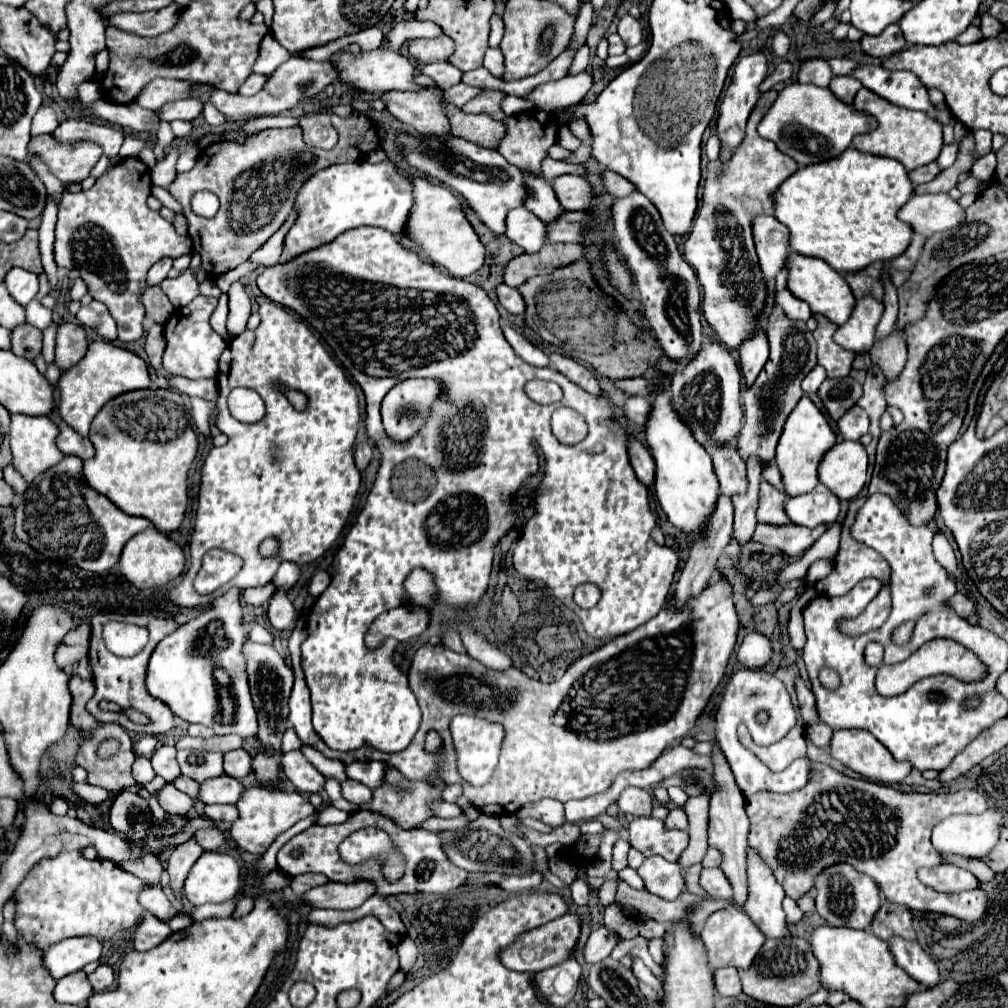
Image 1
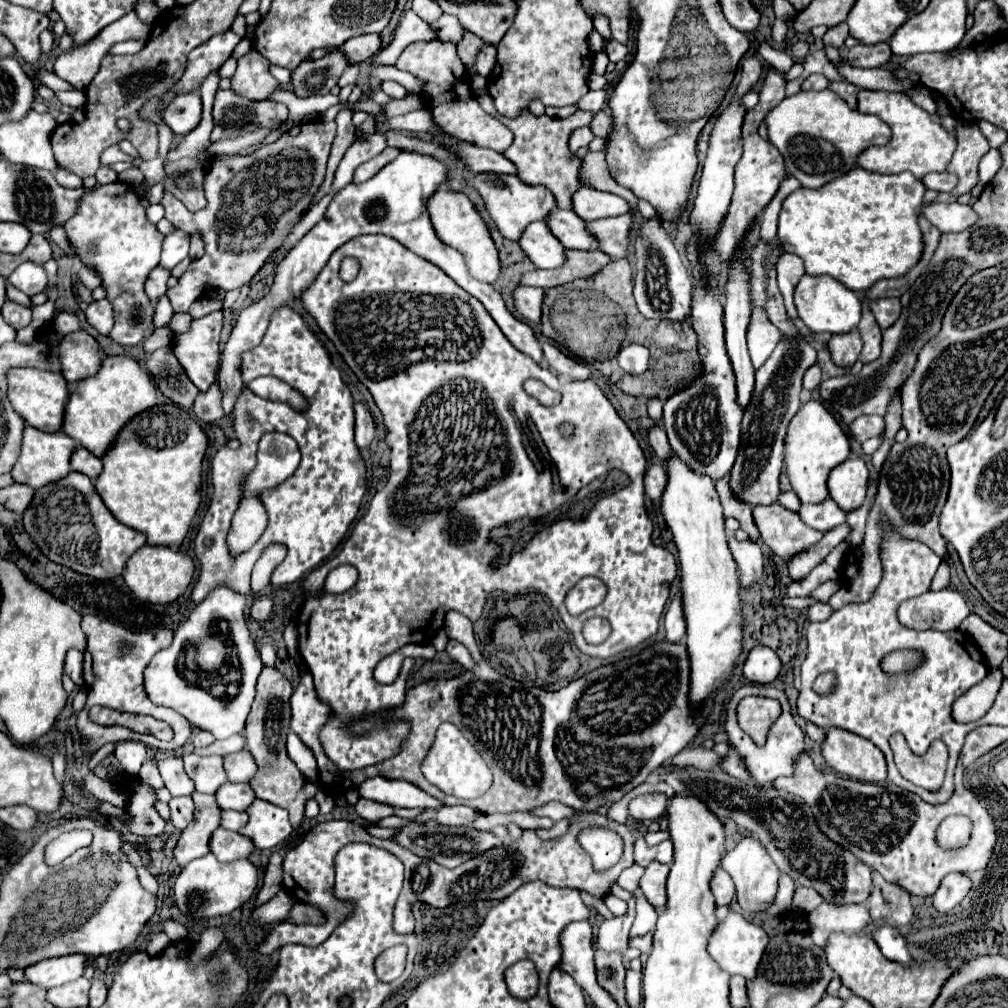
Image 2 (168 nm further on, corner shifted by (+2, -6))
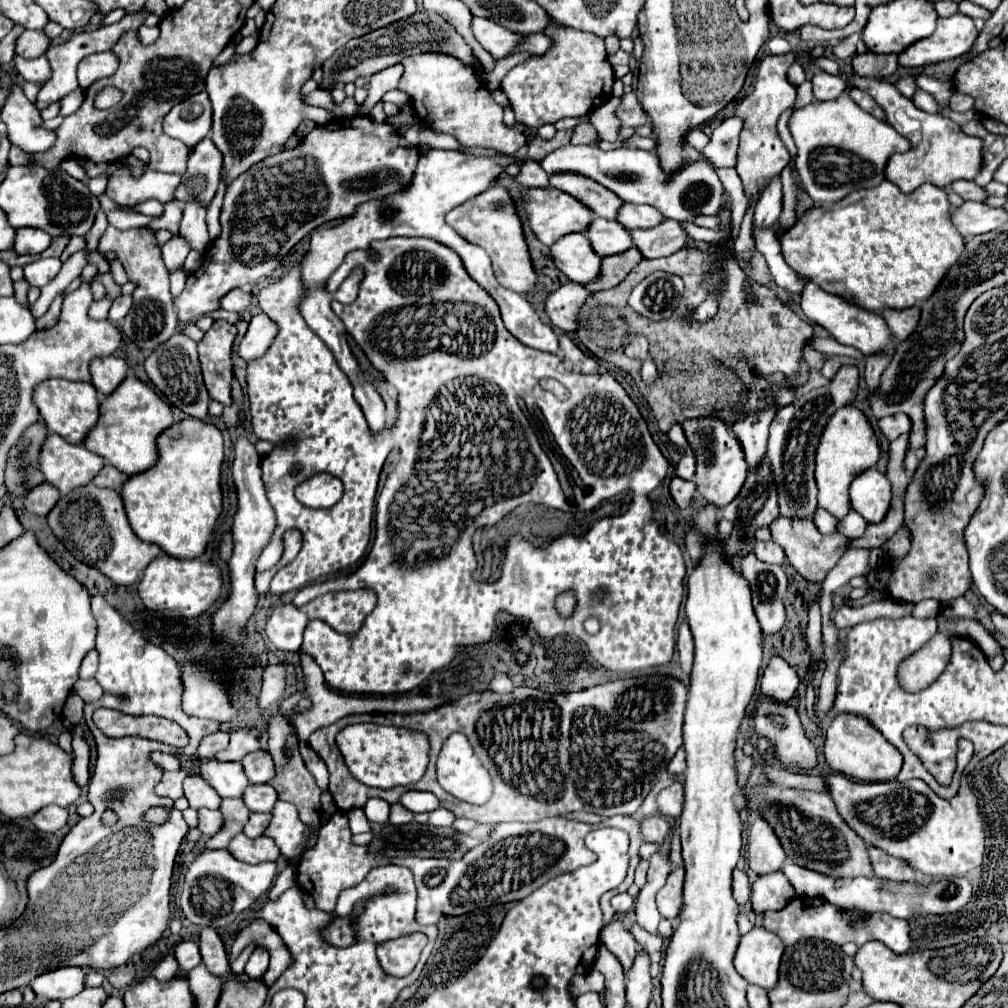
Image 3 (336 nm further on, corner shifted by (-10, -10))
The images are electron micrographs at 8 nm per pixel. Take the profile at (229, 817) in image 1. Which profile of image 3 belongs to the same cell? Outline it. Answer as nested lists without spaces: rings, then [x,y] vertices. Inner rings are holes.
[[[250,813],[248,823],[244,825],[244,835],[250,839],[256,839],[264,833],[264,829],[268,827],[272,815],[270,813]]]

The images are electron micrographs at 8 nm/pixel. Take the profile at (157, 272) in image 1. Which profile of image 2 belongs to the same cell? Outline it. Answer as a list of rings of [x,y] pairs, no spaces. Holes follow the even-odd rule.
[[[176,229],[164,237],[162,243],[162,261],[166,269],[172,269],[176,263],[180,263],[184,257],[188,257],[188,247],[190,247],[190,235],[184,233],[182,229]]]

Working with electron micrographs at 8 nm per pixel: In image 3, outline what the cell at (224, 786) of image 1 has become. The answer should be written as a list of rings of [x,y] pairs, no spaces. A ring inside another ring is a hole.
[[[268,783],[248,785],[248,789],[242,795],[242,801],[244,805],[248,805],[248,811],[270,811],[278,801],[278,795]]]

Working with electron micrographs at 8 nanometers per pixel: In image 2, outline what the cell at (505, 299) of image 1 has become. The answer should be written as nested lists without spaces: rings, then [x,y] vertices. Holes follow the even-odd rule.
[[[516,287],[514,291],[514,307],[516,311],[534,325],[540,325],[542,317],[542,301],[544,301],[544,289],[538,287]]]

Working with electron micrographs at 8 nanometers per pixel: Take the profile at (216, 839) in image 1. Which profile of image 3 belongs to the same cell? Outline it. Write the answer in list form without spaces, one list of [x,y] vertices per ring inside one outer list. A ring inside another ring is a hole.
[[[244,833],[236,835],[230,845],[228,851],[244,861],[244,863],[264,863],[264,861],[276,861],[280,855],[280,849],[274,845],[272,839],[268,837],[258,837],[258,839],[248,839]]]

